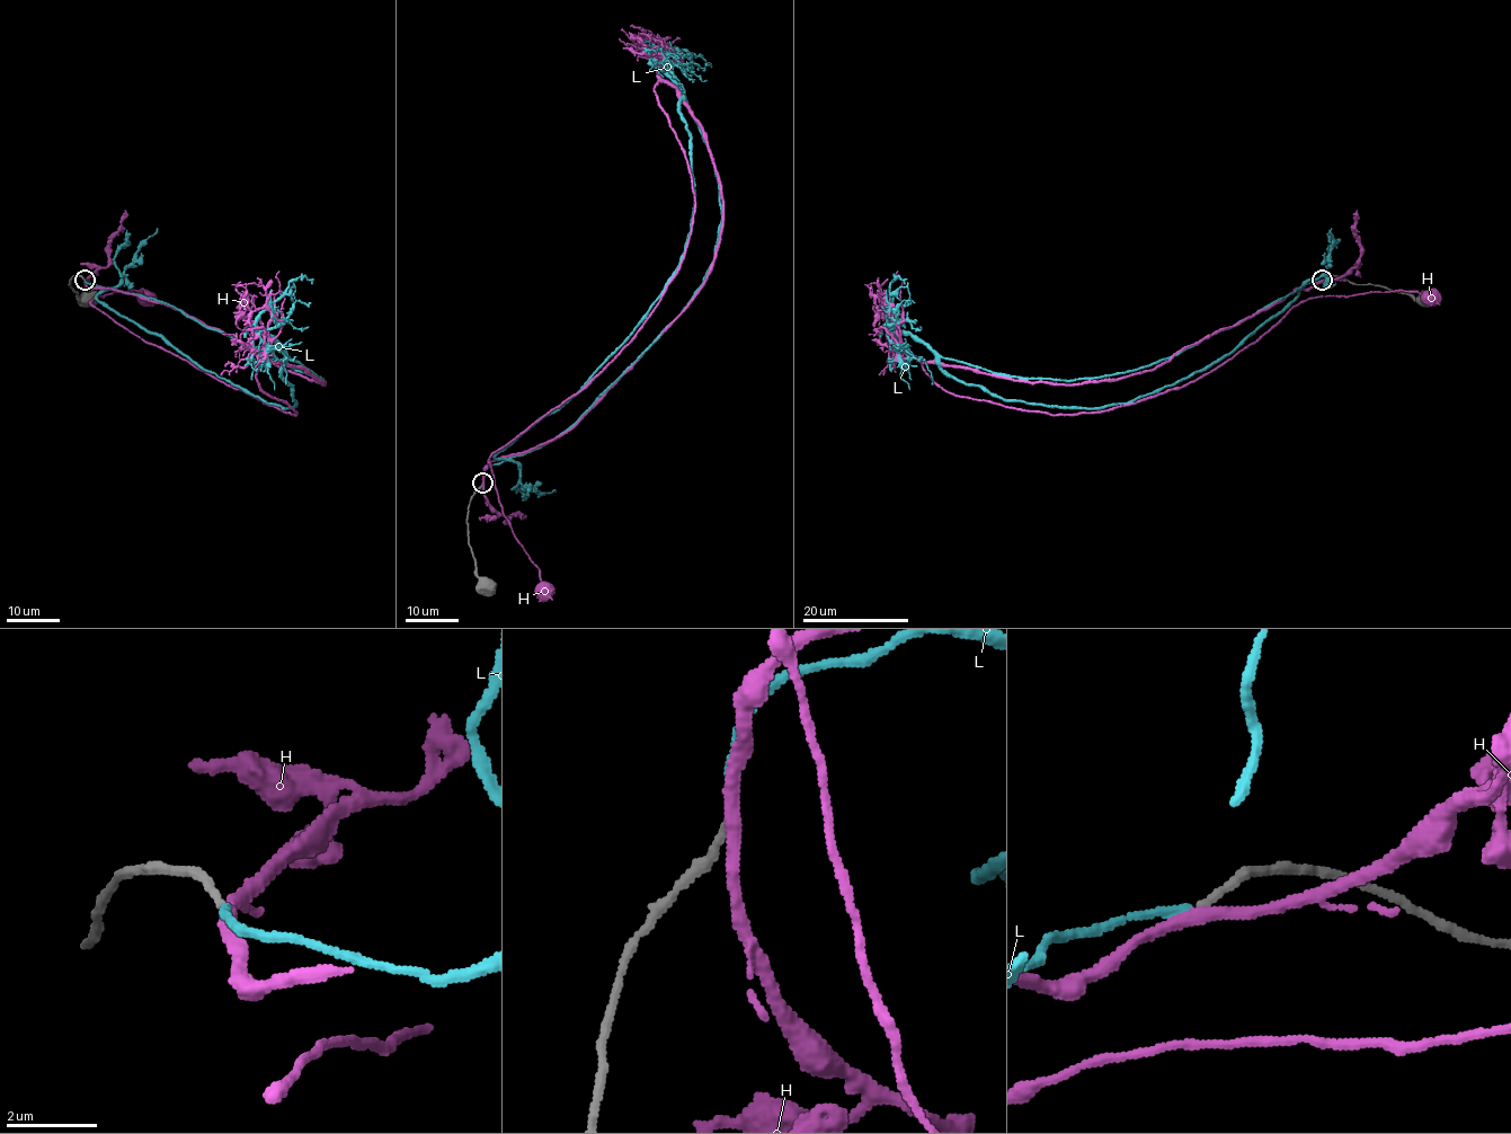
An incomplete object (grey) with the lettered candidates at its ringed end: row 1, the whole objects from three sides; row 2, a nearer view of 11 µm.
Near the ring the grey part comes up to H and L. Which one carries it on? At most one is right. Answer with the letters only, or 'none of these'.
L

